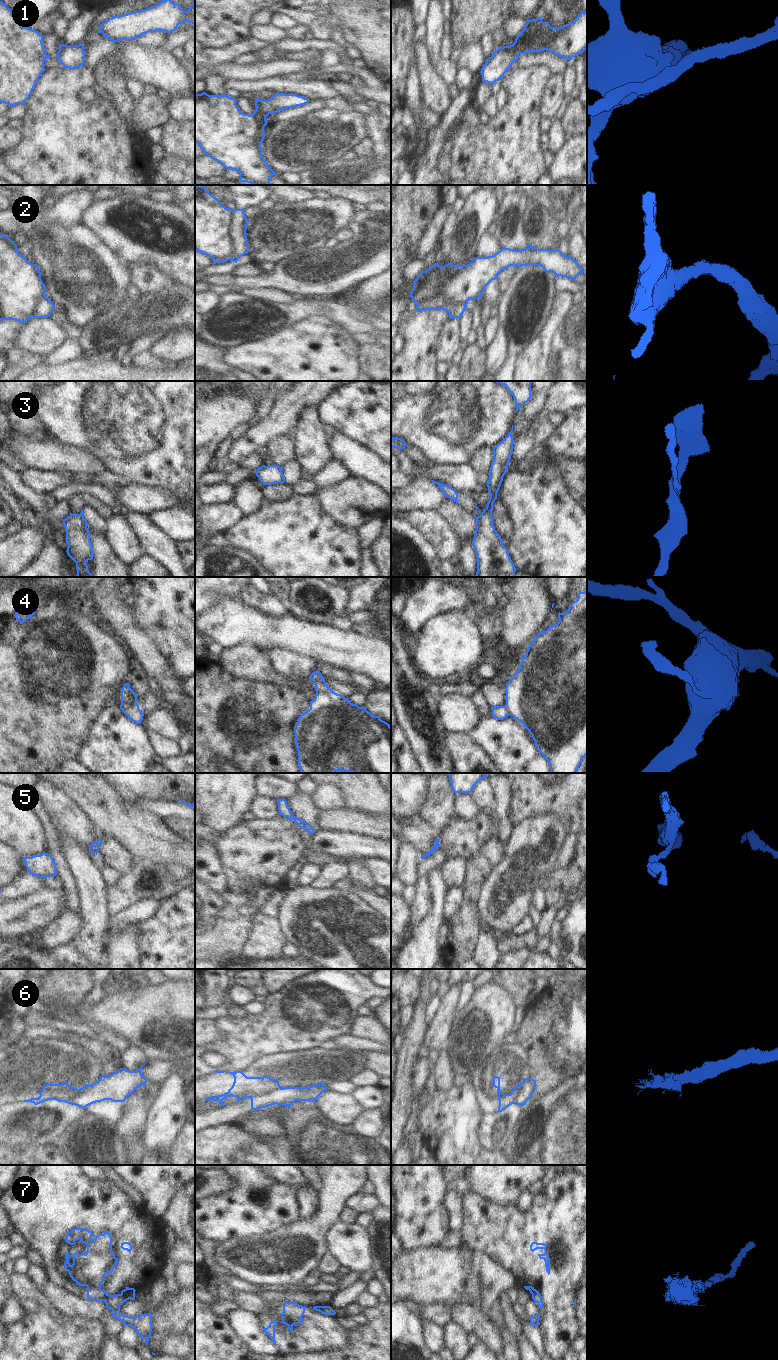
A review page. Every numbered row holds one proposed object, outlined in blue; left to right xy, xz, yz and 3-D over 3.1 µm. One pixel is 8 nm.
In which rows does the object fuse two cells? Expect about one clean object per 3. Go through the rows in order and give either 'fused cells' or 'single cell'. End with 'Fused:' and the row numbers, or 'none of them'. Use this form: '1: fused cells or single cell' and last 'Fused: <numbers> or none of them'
1: fused cells
2: fused cells
3: fused cells
4: fused cells
5: single cell
6: fused cells
7: fused cells
Fused: 1, 2, 3, 4, 6, 7

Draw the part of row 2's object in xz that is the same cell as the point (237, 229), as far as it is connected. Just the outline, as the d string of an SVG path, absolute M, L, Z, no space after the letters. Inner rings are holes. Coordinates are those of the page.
M233 209L231 214L231 222L229 225L229 236L233 243L234 255L239 258L249 252L249 246L246 236L248 225L244 210Z

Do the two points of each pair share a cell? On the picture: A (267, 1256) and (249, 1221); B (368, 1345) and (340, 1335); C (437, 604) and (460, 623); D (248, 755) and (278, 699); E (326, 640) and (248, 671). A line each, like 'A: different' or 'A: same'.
A: different
B: different
C: different
D: same
E: different

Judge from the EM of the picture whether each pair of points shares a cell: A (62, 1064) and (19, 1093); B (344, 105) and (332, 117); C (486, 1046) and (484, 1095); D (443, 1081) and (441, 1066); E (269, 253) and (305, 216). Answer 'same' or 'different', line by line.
A: same
B: different
C: different
D: same
E: same

